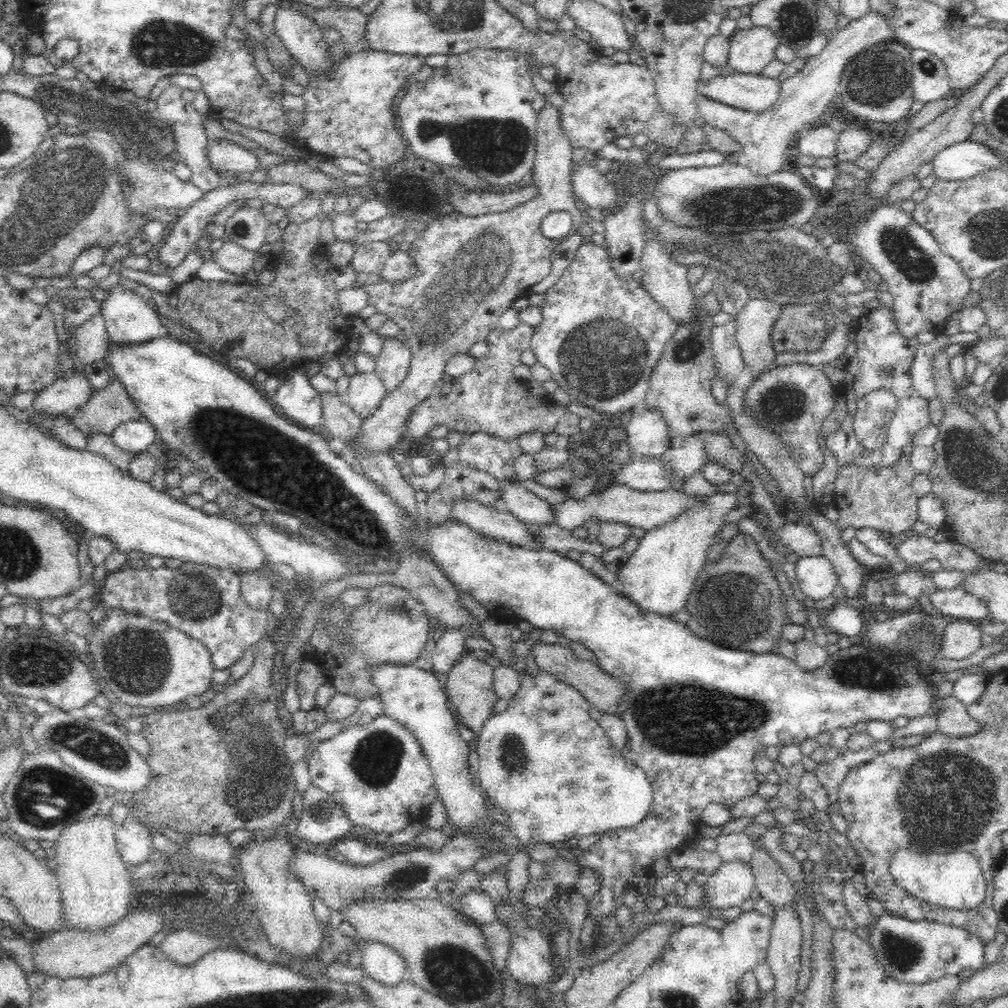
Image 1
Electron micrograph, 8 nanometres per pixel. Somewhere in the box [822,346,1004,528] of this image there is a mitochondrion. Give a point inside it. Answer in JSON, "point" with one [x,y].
{"point":[969,459]}

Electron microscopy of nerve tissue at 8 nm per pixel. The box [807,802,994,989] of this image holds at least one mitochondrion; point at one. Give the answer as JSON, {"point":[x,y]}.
{"point":[903,954]}

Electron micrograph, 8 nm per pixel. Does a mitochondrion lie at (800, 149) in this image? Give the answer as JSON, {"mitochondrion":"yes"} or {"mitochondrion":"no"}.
{"mitochondrion":"no"}

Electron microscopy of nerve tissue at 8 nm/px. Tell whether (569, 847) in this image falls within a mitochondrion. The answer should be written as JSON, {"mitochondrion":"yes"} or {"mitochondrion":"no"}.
{"mitochondrion":"no"}

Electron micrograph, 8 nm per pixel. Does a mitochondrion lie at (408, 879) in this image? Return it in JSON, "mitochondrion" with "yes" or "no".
{"mitochondrion":"yes"}

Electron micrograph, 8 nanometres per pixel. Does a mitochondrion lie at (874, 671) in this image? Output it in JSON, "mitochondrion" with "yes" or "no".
{"mitochondrion":"yes"}

